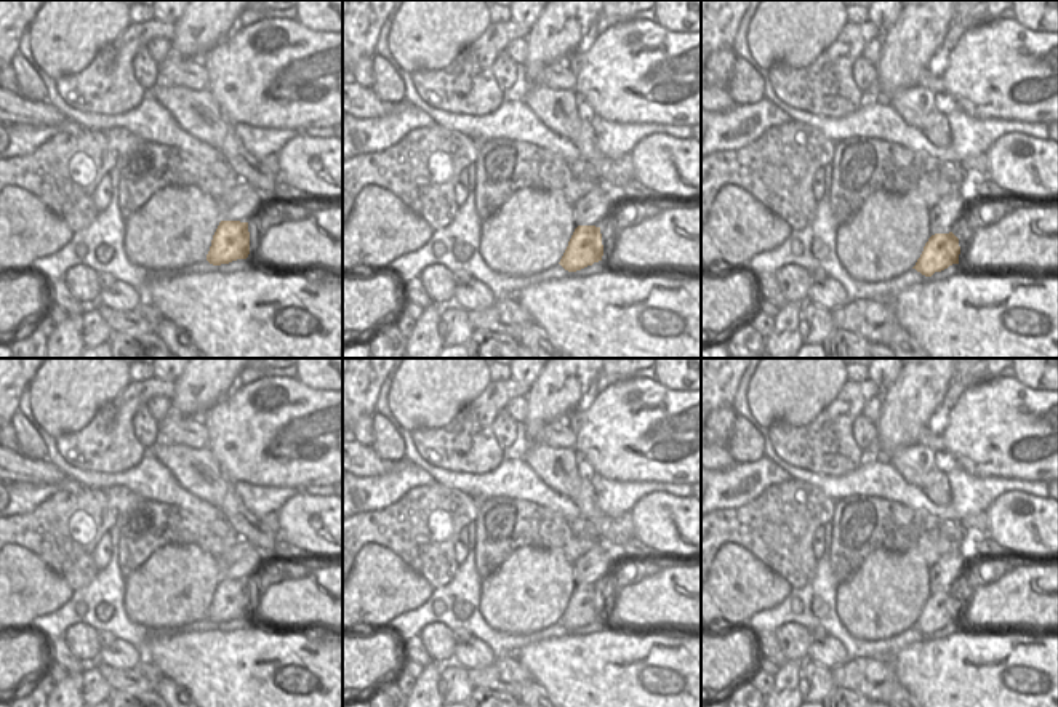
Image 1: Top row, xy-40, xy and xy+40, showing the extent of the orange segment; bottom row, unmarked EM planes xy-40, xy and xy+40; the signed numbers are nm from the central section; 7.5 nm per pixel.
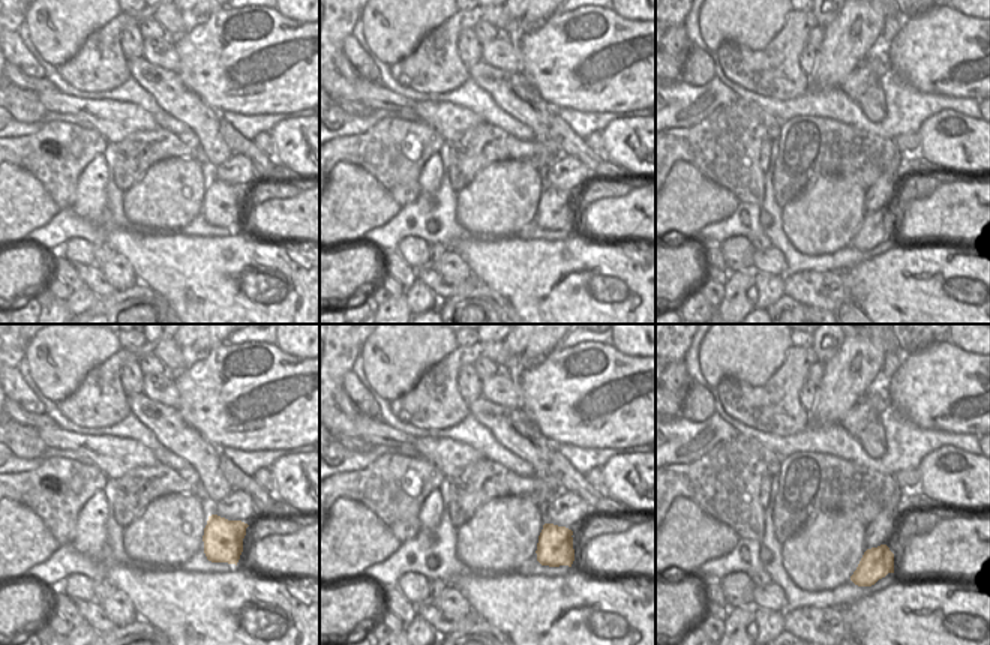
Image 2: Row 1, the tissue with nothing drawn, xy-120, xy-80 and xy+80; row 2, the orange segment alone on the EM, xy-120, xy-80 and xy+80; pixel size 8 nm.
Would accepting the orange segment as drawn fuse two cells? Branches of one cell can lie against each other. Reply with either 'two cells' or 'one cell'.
one cell

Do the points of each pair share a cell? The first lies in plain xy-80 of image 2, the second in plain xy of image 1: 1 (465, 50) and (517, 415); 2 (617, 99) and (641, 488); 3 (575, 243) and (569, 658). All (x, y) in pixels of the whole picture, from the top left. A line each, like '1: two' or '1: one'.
1: two
2: two
3: one

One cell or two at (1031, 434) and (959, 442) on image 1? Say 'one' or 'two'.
one

